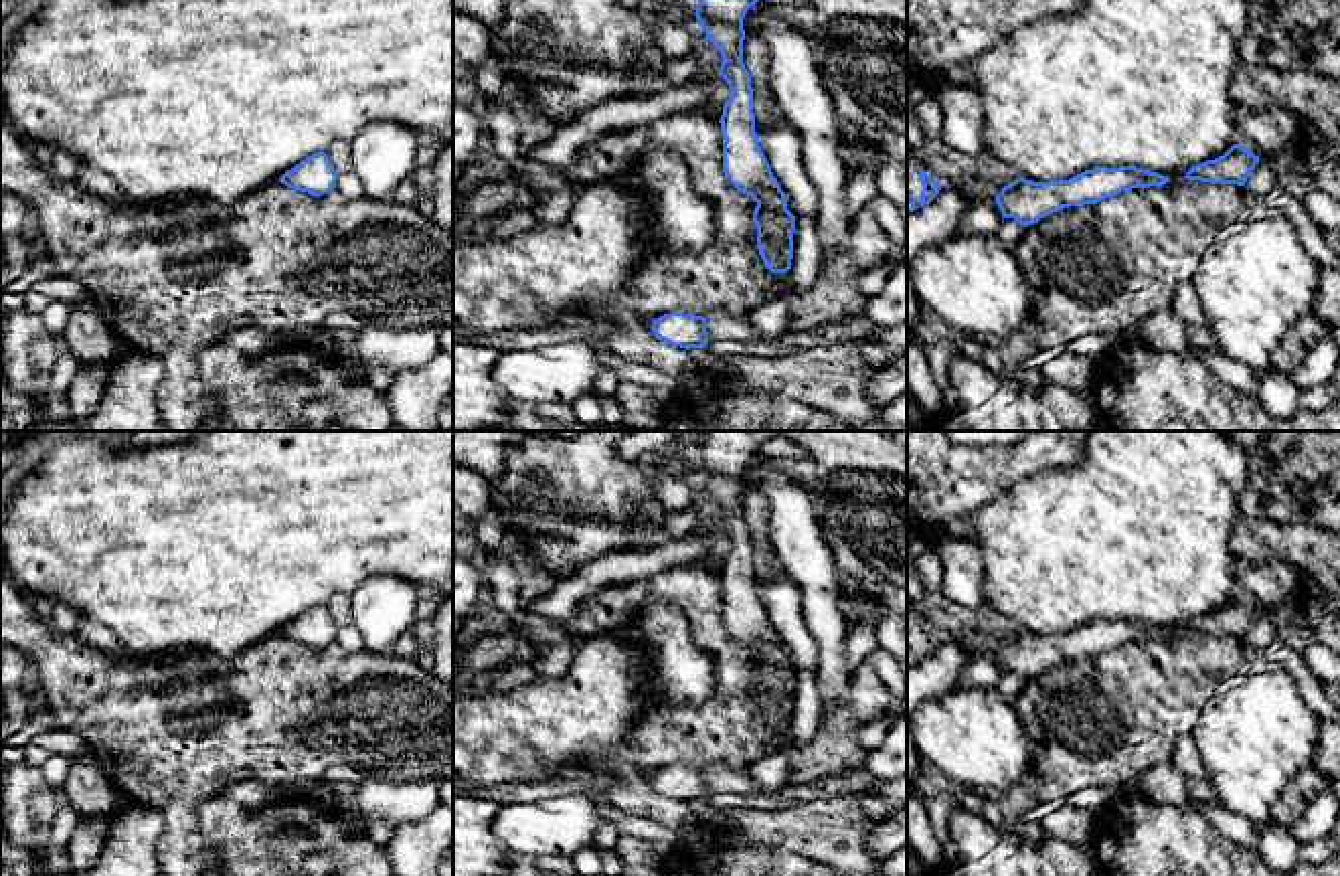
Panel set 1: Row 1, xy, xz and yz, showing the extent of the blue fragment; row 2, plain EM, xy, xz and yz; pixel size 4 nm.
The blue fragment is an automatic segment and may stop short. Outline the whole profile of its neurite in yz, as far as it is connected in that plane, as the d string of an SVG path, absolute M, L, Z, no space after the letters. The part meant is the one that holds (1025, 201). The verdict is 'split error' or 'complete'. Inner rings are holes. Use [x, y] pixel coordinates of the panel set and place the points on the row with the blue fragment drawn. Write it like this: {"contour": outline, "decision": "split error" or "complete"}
{"contour": "M1136 166L1085 170L1069 180L1016 178L996 196L1002 218L1028 227L1069 206L1097 204L1132 188L1164 186L1168 176Z", "decision": "complete"}

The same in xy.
{"contour": "M316 152L287 170L279 182L287 188L308 192L312 196L328 194L336 188L338 174L326 152Z", "decision": "complete"}

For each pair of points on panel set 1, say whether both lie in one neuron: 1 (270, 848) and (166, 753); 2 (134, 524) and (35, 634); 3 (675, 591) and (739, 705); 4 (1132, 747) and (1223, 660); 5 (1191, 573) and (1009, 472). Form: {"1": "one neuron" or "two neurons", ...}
{"1": "two neurons", "2": "two neurons", "3": "one neuron", "4": "one neuron", "5": "two neurons"}

